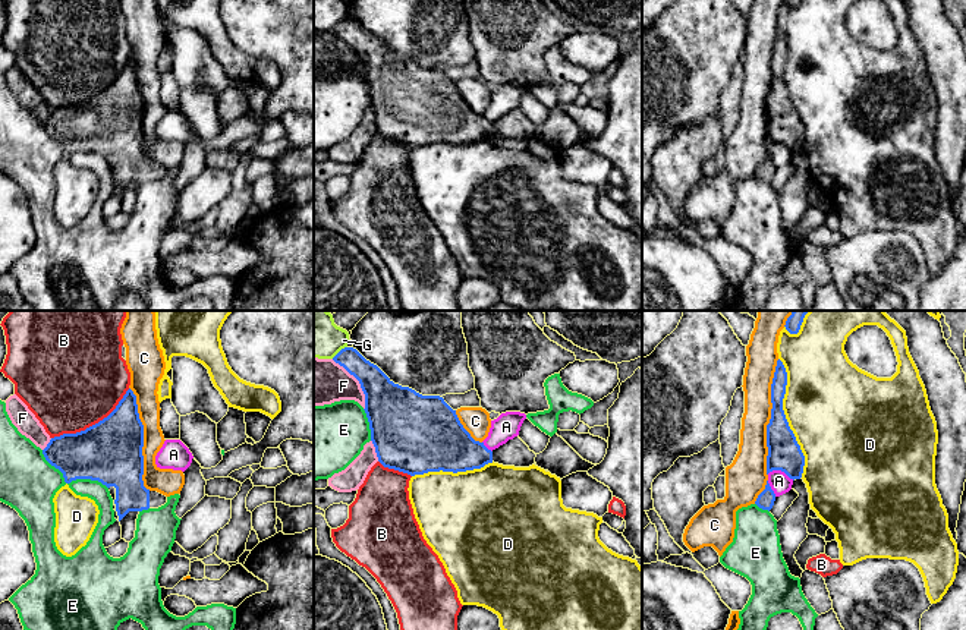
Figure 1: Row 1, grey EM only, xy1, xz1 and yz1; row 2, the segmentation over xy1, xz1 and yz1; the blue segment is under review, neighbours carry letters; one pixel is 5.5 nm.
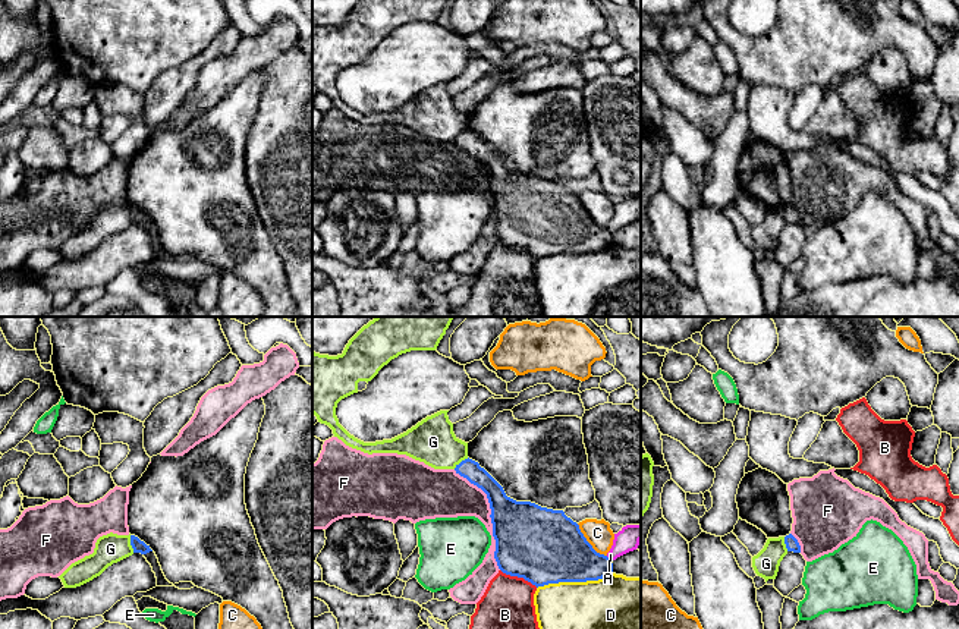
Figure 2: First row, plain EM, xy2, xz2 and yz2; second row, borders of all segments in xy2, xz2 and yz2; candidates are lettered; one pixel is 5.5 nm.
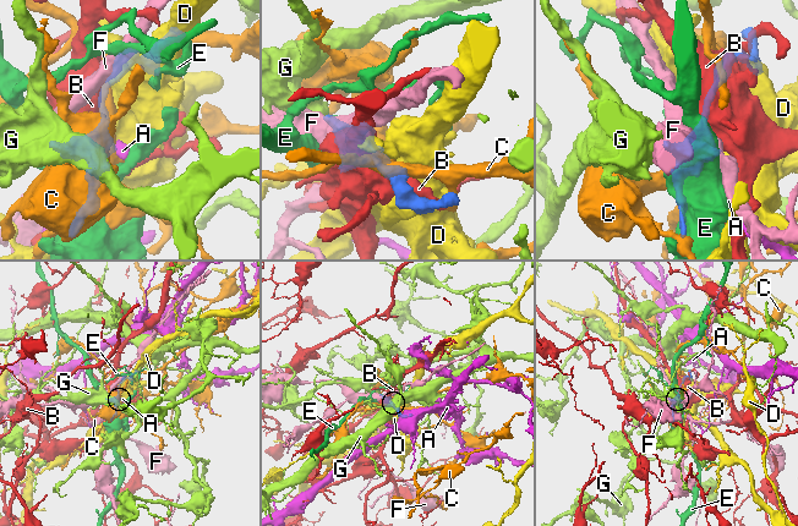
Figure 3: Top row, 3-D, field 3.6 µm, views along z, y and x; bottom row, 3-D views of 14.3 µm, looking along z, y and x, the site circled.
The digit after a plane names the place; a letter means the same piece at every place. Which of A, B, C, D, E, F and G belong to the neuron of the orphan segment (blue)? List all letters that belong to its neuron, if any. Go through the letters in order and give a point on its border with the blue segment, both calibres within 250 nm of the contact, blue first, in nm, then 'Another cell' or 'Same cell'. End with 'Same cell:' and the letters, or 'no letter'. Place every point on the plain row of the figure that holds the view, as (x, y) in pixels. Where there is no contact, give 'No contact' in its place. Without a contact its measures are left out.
A: Touches blue at yz1 (780, 141). Thickness 180 nm (blue) against 110 nm. Another cell
B: Touches blue at xy1 (93, 97). Thickness 360 nm (blue) against 500 nm. Another cell
C: Touches blue at yz1 (771, 90). Thickness 180 nm (blue) against 160 nm. Another cell
D: Touches blue at yz1 (784, 90). Thickness 180 nm (blue) against 480 nm. Another cell
E: Touches blue at xy1 (71, 153). Thickness 320 nm (blue) against 320 nm. Another cell
F: Touches blue at xz2 (490, 188). Thickness 380 nm (blue) against 240 nm. Another cell
G: Touches blue at xy2 (131, 216). Thickness 70 nm (blue) against 160 nm. Another cell
Same cell: no letter

